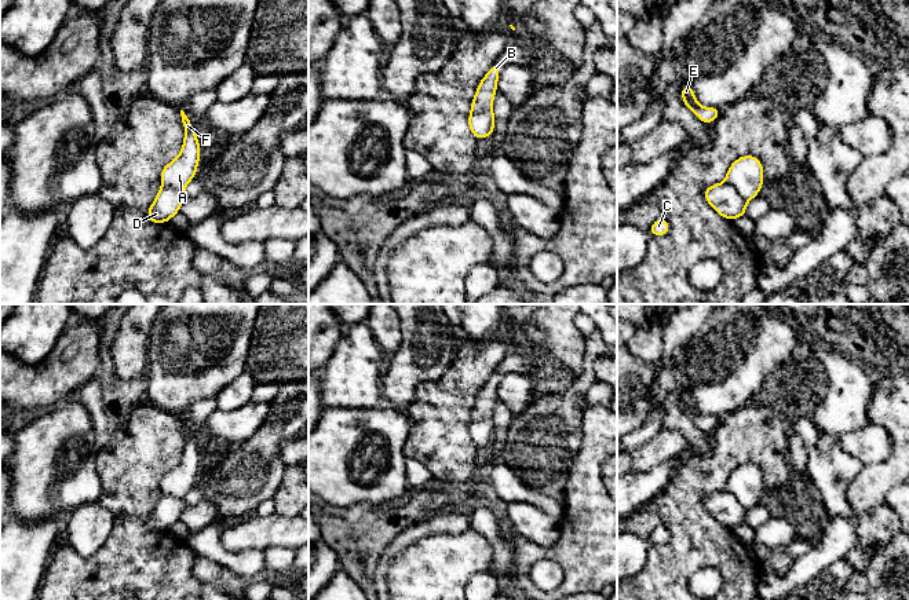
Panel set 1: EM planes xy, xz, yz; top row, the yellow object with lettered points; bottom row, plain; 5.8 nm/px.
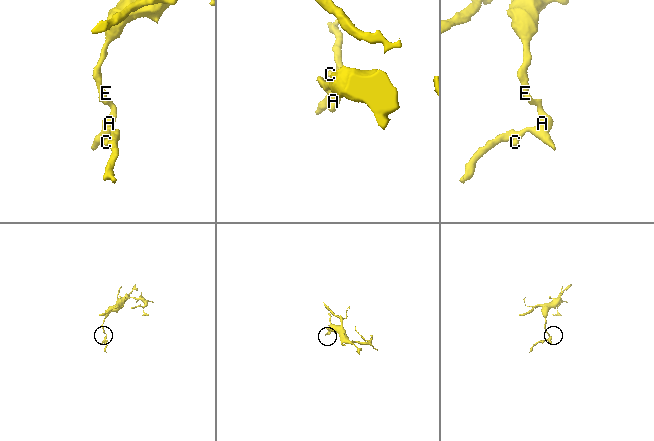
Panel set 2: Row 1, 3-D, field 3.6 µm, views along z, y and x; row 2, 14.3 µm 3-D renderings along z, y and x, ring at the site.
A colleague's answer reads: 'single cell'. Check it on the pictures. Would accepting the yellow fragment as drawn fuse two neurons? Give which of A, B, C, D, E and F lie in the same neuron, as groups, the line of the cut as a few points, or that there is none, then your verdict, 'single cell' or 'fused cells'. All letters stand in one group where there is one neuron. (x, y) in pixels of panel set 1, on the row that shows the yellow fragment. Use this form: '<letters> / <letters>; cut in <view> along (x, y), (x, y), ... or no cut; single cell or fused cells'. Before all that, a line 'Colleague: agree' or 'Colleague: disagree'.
Colleague: disagree
A E F / B C D; cut in yz along (726, 182), (747, 201); fused cells

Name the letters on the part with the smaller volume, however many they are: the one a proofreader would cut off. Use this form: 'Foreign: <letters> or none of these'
Foreign: B, C, D

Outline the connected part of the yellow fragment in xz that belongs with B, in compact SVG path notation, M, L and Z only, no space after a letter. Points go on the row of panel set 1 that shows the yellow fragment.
M496 63L489 69L477 88L477 94L471 103L471 114L479 113L493 106L493 98L497 89L497 77L501 70L501 65Z

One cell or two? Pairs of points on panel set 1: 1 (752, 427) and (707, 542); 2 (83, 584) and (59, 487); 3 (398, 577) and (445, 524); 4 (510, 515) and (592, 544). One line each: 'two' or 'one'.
1: one
2: two
3: two
4: two

